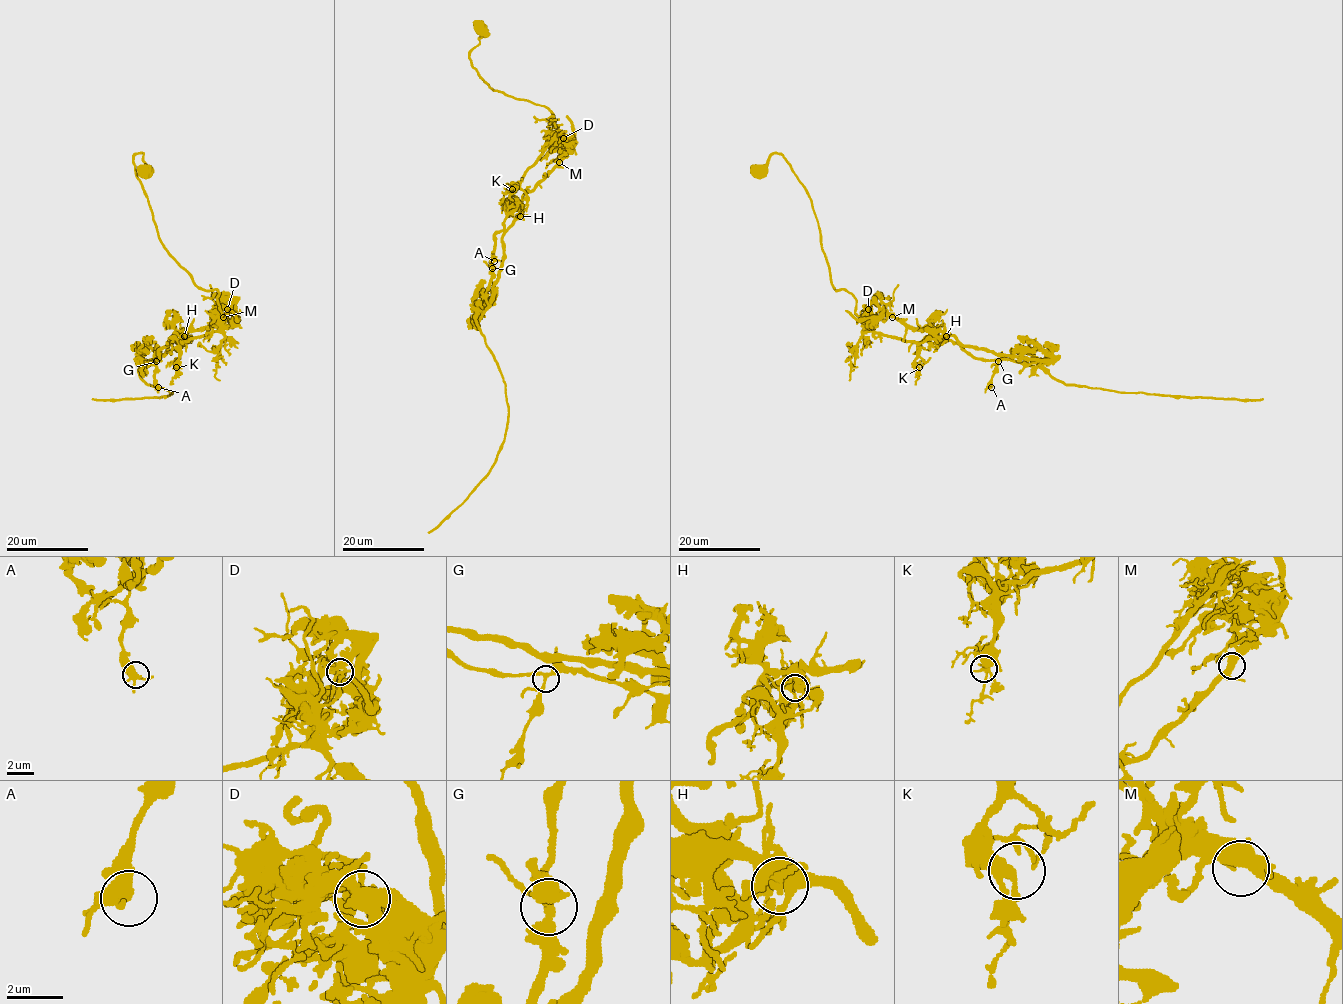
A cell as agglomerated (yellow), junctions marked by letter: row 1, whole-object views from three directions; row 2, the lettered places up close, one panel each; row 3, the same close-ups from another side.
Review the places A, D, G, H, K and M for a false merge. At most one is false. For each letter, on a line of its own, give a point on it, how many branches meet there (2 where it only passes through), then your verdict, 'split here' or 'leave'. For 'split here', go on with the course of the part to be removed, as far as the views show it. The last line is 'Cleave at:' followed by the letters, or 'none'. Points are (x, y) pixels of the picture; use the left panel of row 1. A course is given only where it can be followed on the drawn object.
A: place (158, 387); branches 4; leave
D: place (227, 309); branches 4; split here; course (227, 309), (218, 329), (184, 342), (171, 338), (142, 367), (147, 384), (173, 393), (92, 399)
G: place (156, 361); branches 4; leave
H: place (184, 336); branches 4; leave
K: place (176, 367); branches 3; leave
M: place (223, 317); branches 4; leave
Cleave at: D

